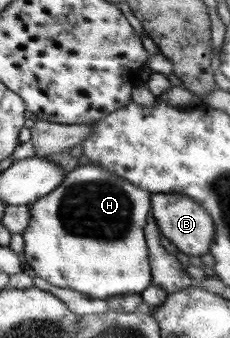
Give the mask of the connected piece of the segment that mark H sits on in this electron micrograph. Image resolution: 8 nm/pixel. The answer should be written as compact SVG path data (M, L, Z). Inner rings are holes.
M77 166L50 194L28 205L31 222L21 234L30 268L52 286L77 290L92 298L141 293L153 283L146 226L151 212L151 193L100 166Z

